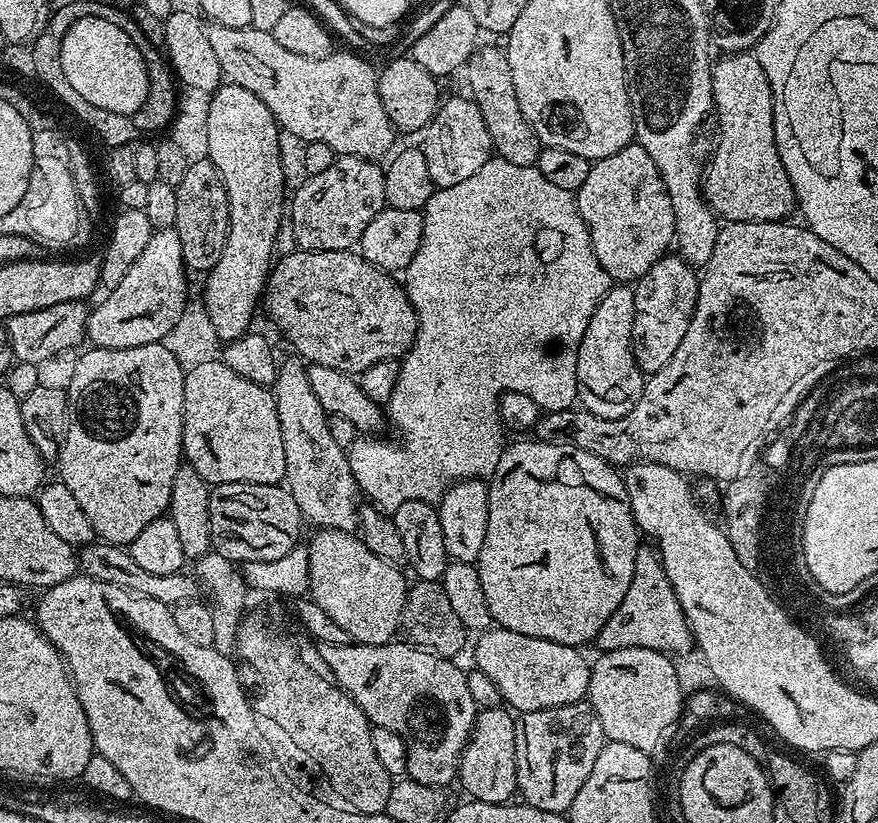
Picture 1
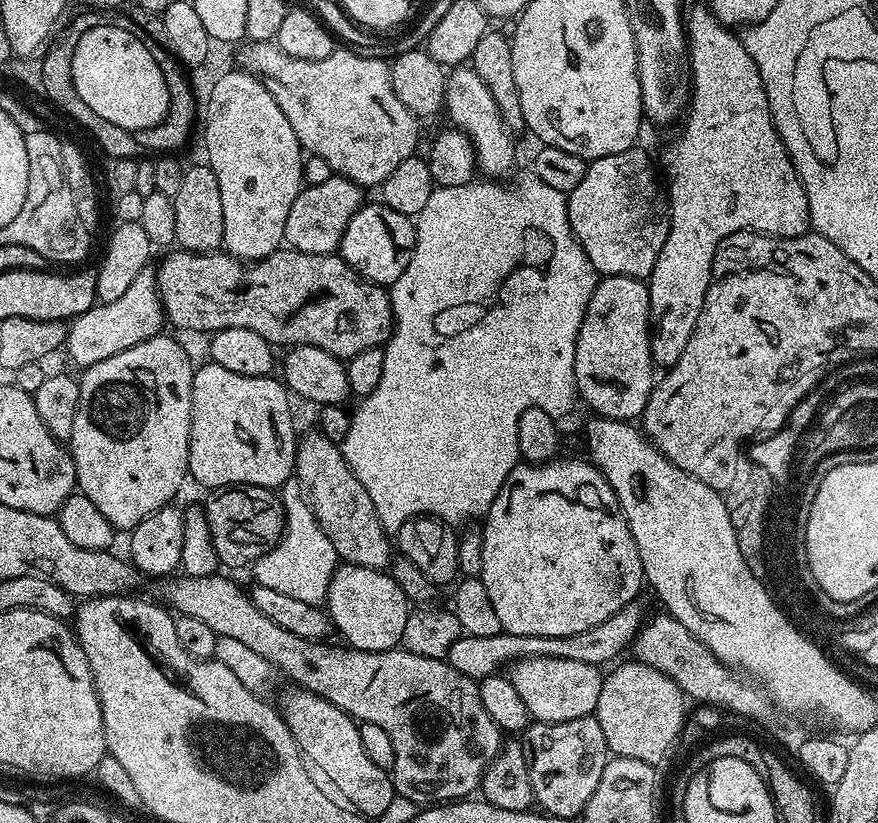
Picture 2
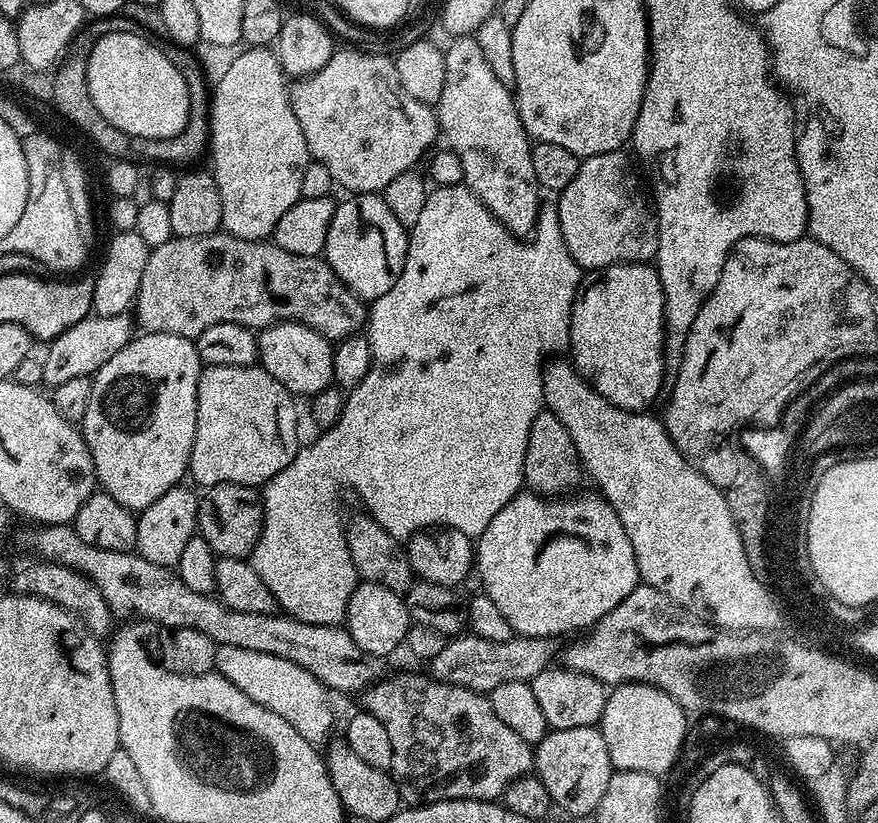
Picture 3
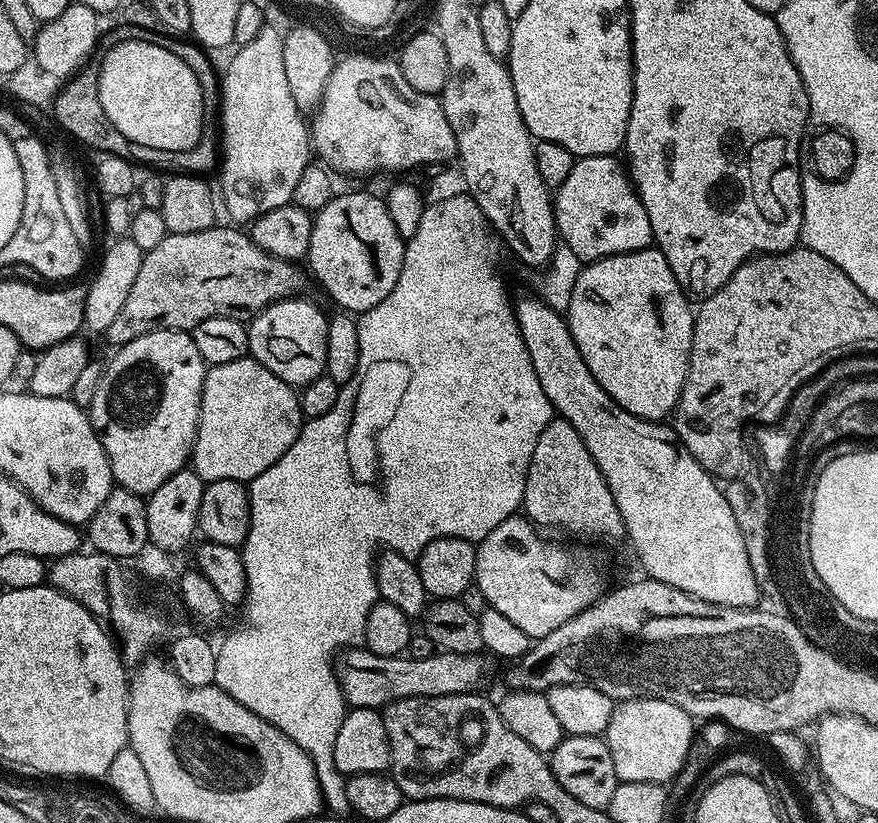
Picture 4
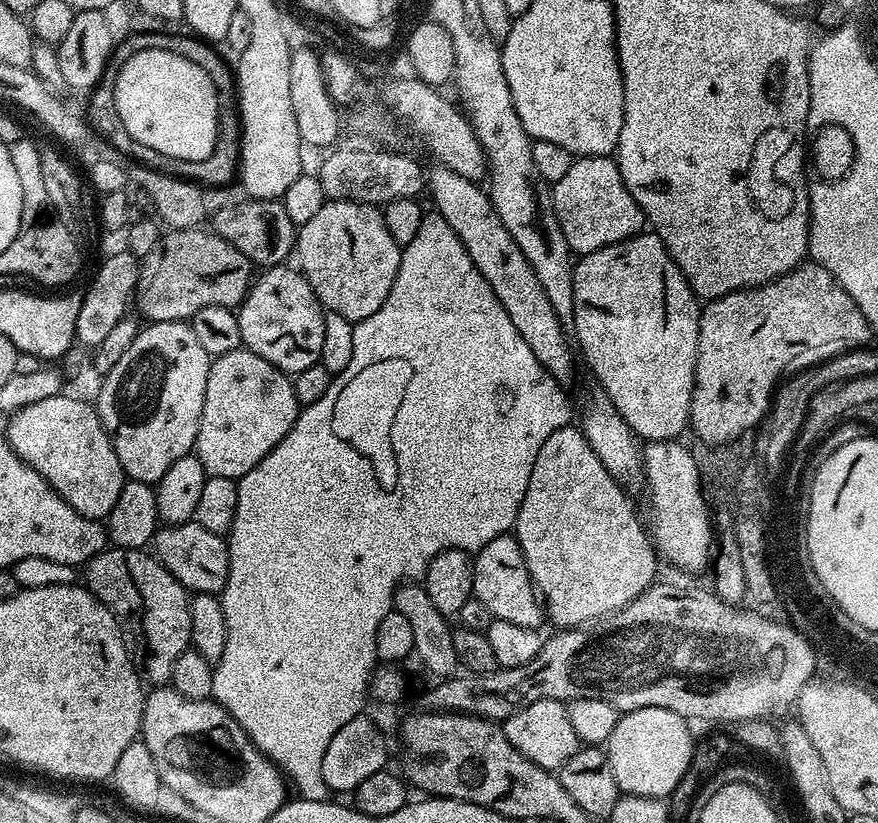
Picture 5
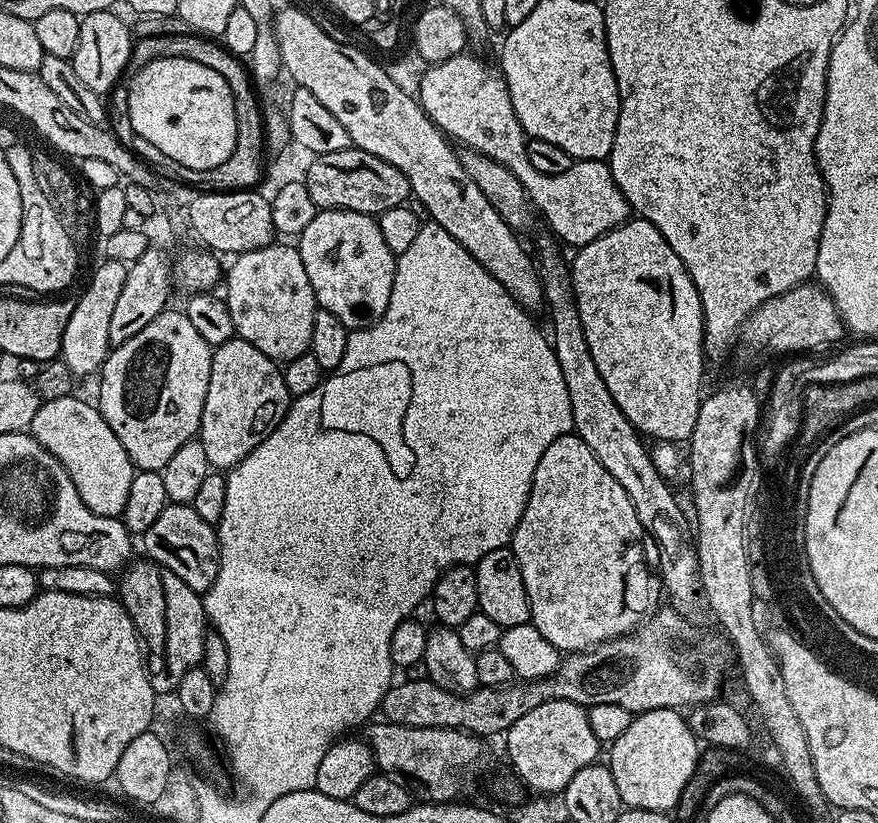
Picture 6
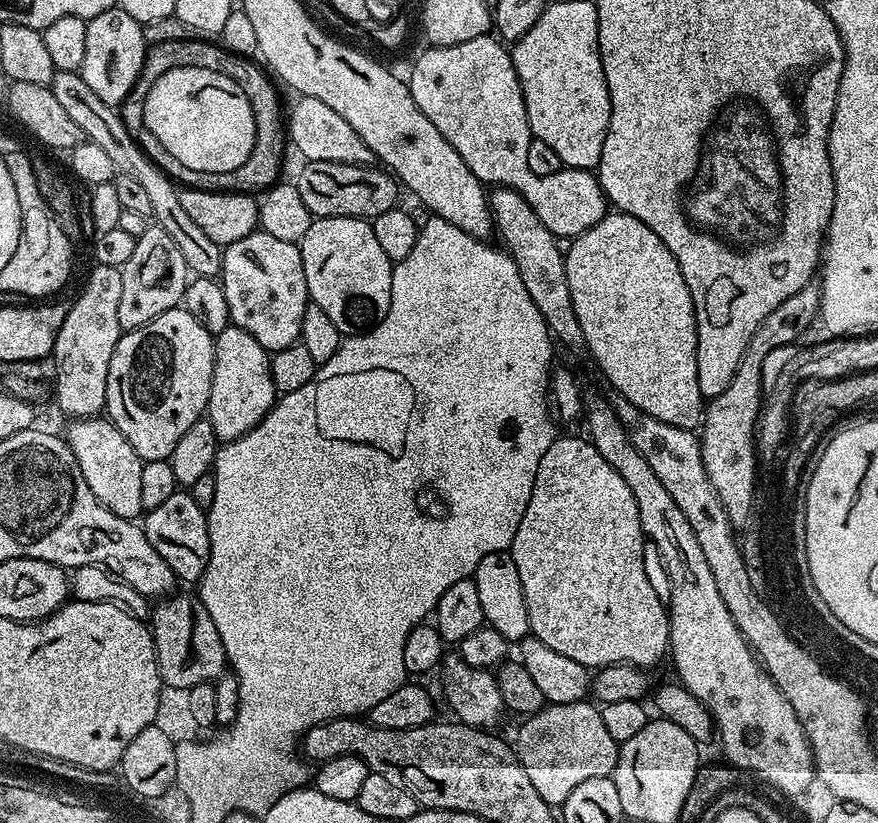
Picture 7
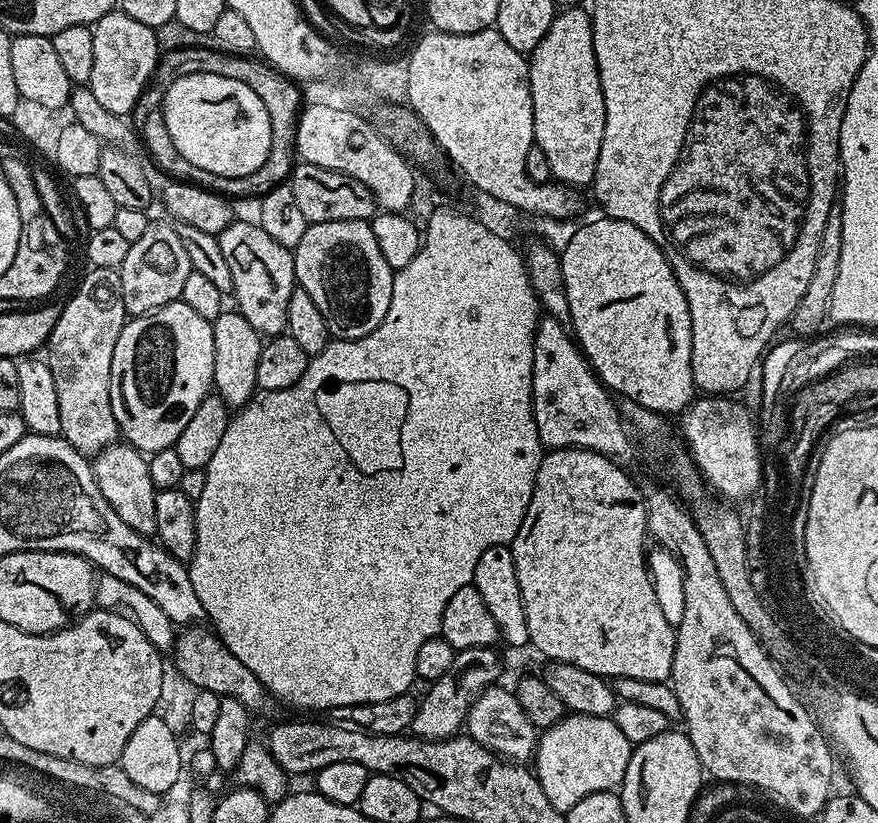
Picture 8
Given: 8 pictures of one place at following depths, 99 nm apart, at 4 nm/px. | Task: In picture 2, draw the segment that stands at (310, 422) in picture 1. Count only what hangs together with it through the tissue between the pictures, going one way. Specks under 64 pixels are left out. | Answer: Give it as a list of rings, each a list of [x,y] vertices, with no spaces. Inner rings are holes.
[[[312,430],[296,441],[295,479],[299,487],[306,493],[308,507],[322,526],[326,538],[334,546],[337,557],[343,563],[367,568],[387,569],[394,559],[394,544],[387,528],[382,526],[378,518],[378,510],[374,510],[374,502],[370,502],[370,494],[366,494],[366,486],[358,482],[354,470],[346,462],[341,445],[330,442],[318,430]]]

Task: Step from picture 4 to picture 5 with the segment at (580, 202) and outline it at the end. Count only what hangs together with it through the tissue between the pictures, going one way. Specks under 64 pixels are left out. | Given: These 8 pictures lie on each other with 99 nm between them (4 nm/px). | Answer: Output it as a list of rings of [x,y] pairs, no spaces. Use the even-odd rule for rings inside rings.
[[[581,156],[573,159],[566,178],[551,185],[552,201],[562,234],[573,253],[585,256],[602,246],[639,236],[645,227],[644,211],[622,182],[620,165],[612,156]]]

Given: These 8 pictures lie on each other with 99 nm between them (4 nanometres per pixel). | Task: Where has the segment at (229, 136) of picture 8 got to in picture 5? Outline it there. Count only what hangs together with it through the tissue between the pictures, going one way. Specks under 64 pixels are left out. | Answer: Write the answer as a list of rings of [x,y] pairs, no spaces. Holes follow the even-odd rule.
[[[168,48],[138,50],[117,67],[114,106],[122,126],[126,126],[126,134],[130,134],[133,141],[150,150],[158,150],[158,154],[166,158],[202,162],[210,158],[220,136],[220,93],[216,91],[210,74],[202,70],[202,66],[190,62],[190,58],[170,54]]]

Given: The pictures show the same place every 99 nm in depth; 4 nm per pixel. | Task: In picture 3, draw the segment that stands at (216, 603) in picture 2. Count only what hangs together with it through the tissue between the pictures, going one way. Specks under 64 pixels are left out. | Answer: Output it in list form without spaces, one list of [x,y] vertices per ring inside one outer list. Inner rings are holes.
[[[400,672],[397,676],[385,675],[384,679],[365,688],[362,699],[363,711],[374,714],[374,718],[386,726],[386,734],[390,734],[390,775],[405,805],[433,804],[439,800],[496,802],[503,797],[509,784],[533,771],[533,745],[518,738],[518,734],[494,714],[487,695],[434,680],[428,674],[419,676],[416,672]]]

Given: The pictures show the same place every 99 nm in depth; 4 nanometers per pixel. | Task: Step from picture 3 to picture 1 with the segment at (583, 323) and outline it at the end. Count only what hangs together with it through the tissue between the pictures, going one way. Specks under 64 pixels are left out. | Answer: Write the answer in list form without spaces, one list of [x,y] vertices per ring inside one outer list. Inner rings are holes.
[[[614,286],[594,312],[590,326],[580,343],[576,363],[576,390],[583,411],[603,420],[617,420],[634,406],[644,393],[645,373],[634,358],[634,294],[628,286]]]

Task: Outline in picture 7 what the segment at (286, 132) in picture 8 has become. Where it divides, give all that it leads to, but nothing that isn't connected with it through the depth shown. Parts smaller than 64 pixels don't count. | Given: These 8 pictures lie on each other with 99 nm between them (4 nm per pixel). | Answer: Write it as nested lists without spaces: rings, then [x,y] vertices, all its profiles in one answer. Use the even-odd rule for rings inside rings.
[[[208,38],[158,42],[147,45],[142,70],[138,74],[130,94],[126,94],[126,98],[118,106],[118,111],[124,120],[130,138],[134,138],[134,142],[140,145],[140,149],[152,161],[159,164],[160,169],[167,172],[173,181],[179,182],[181,185],[184,183],[184,186],[191,186],[196,190],[209,192],[260,194],[281,179],[280,167],[284,164],[284,144],[286,148],[286,116],[283,111],[280,113],[280,96],[276,93],[276,88],[272,85],[271,79],[273,80],[273,77],[255,59],[227,52],[219,43]],[[186,64],[194,64],[198,68],[214,70],[218,74],[226,74],[226,78],[230,78],[230,82],[238,82],[238,86],[242,86],[256,119],[254,150],[248,161],[244,163],[243,168],[229,172],[190,170],[186,166],[182,166],[182,162],[166,158],[162,142],[158,142],[158,138],[154,138],[154,134],[150,134],[150,130],[144,121],[144,103],[146,102],[146,94],[150,94],[150,86],[154,86],[154,82],[158,82],[158,78],[162,74],[166,74],[166,70],[174,70],[177,66]]]

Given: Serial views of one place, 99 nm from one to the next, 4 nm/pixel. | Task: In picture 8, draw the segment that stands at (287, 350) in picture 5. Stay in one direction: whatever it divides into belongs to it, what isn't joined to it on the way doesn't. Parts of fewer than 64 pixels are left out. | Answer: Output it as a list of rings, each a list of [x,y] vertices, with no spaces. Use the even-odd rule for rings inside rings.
[[[233,219],[218,237],[222,255],[230,262],[230,278],[234,278],[231,295],[236,296],[235,307],[244,315],[246,322],[254,326],[261,337],[281,335],[287,329],[287,310],[290,296],[296,289],[296,267],[293,249],[282,246],[262,230],[259,223]]]

